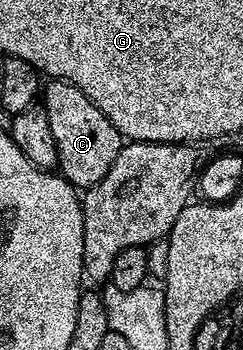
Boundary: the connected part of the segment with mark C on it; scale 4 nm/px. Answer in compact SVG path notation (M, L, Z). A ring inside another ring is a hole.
M49 80L42 89L42 104L46 115L50 115L50 131L54 134L54 143L58 147L58 172L61 177L65 177L70 184L75 185L77 190L87 191L94 188L99 181L114 167L114 159L118 159L120 150L124 148L125 138L68 81ZM49 84L49 85L48 85Z

